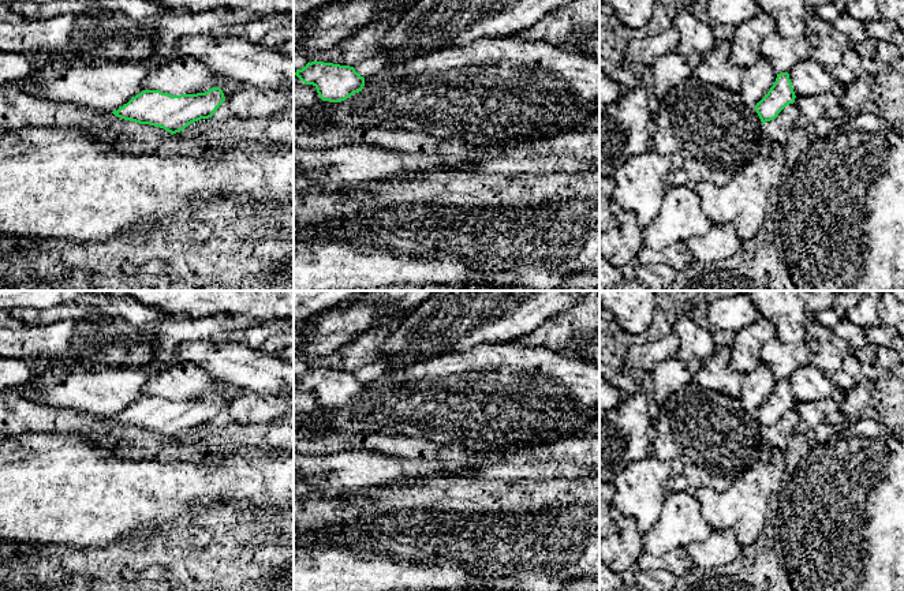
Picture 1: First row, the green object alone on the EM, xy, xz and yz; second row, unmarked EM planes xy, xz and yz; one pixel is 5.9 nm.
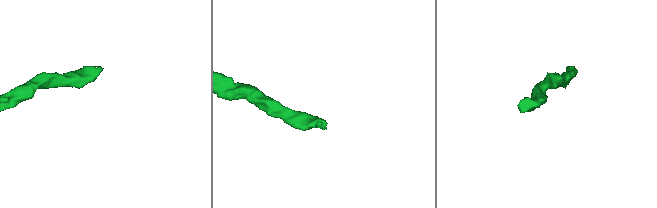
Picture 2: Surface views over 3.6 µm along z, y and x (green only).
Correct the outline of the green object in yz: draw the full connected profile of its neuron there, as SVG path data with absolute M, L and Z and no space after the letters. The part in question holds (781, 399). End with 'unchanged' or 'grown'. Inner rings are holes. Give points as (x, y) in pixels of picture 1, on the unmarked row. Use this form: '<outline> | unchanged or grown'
M788 378L777 379L767 400L754 412L762 430L774 426L789 409L795 408L795 397Z | unchanged

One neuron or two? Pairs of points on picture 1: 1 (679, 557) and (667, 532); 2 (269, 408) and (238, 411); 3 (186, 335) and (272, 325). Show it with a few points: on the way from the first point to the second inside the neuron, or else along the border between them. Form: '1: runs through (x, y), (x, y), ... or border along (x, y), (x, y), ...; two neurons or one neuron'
1: border along (684, 546), (658, 556), (643, 552); two neurons
2: runs through (261, 408), (246, 408); one neuron
3: runs through (208, 332), (250, 332); one neuron

